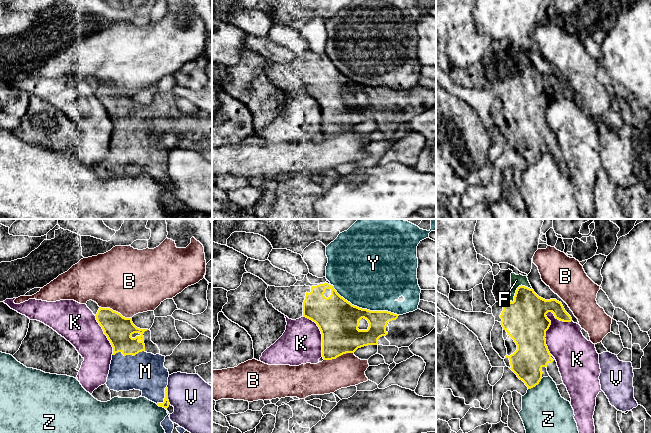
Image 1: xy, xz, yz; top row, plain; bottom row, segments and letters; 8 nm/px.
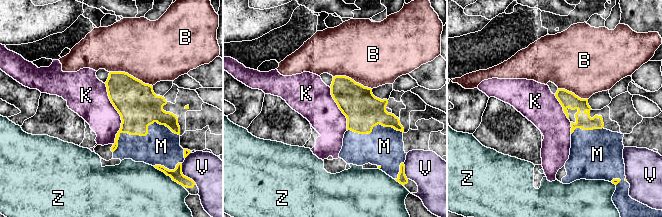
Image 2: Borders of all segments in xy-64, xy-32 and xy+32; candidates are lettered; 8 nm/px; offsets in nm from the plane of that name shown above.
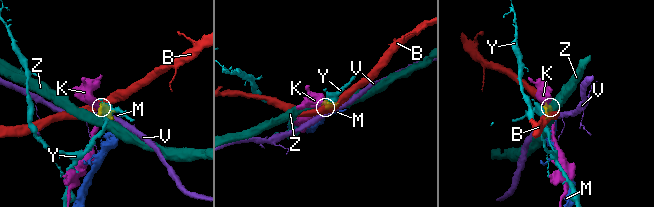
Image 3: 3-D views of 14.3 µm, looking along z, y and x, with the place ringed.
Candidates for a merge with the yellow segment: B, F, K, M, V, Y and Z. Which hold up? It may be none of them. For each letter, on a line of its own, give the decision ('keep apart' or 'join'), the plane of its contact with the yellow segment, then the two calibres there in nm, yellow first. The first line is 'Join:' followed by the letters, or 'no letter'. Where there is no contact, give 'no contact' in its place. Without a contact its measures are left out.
Join: F, M
B: keep apart; meets yellow in xy; 220 nm thick on the yellow side, 500 nm on the other
F: join; meets yellow in yz; 340 nm thick on the yellow side, 100 nm on the other
K: keep apart; meets yellow in yz; 340 nm thick on the yellow side, 300 nm on the other
M: join; meets yellow in xy; 220 nm thick on the yellow side, 300 nm on the other
V: keep apart; meets yellow in xy; 60 nm thick on the yellow side, 380 nm on the other
Y: keep apart; meets yellow in xz; 340 nm thick on the yellow side, 480 nm on the other
Z: keep apart; meets yellow in yz; 260 nm thick on the yellow side, 360 nm on the other

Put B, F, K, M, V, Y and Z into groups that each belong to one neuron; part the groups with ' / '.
B / F M / K / V / Y / Z

